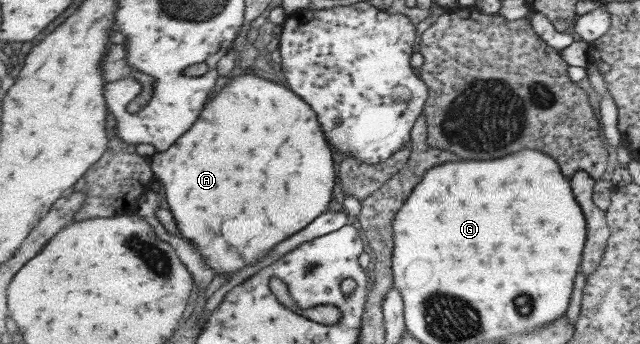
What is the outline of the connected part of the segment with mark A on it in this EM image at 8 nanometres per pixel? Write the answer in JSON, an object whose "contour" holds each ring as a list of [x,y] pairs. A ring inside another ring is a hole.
{"contour":[[[249,73],[231,79],[227,85],[225,91],[211,99],[197,125],[181,136],[173,148],[151,157],[152,170],[164,186],[180,235],[207,257],[205,262],[216,275],[227,275],[226,279],[257,263],[281,241],[327,213],[337,177],[333,151],[317,119],[318,113],[300,94]]]}

